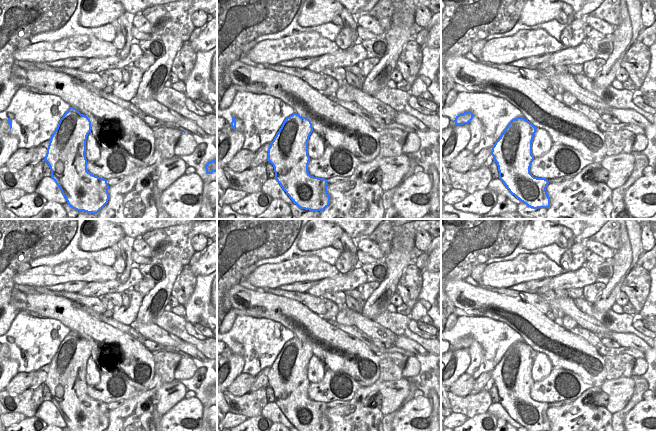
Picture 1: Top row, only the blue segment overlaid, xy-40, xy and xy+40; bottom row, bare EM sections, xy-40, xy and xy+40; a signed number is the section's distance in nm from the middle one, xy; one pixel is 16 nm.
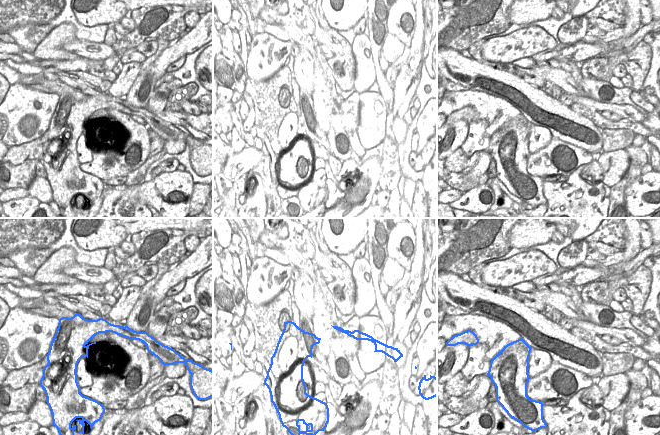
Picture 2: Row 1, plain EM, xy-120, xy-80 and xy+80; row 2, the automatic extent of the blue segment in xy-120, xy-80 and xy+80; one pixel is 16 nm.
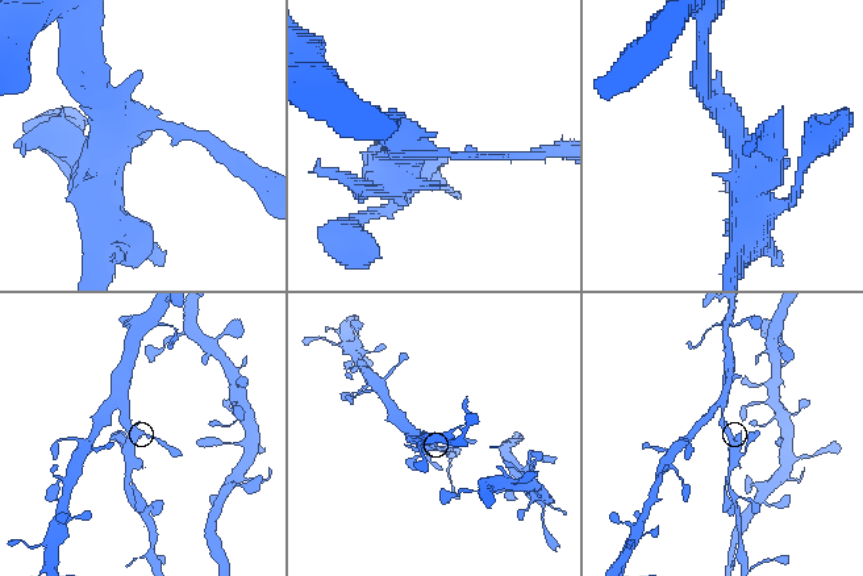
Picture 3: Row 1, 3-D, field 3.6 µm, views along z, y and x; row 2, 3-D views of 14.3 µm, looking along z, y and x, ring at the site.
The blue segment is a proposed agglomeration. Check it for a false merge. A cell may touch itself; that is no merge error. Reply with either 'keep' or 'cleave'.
cleave

